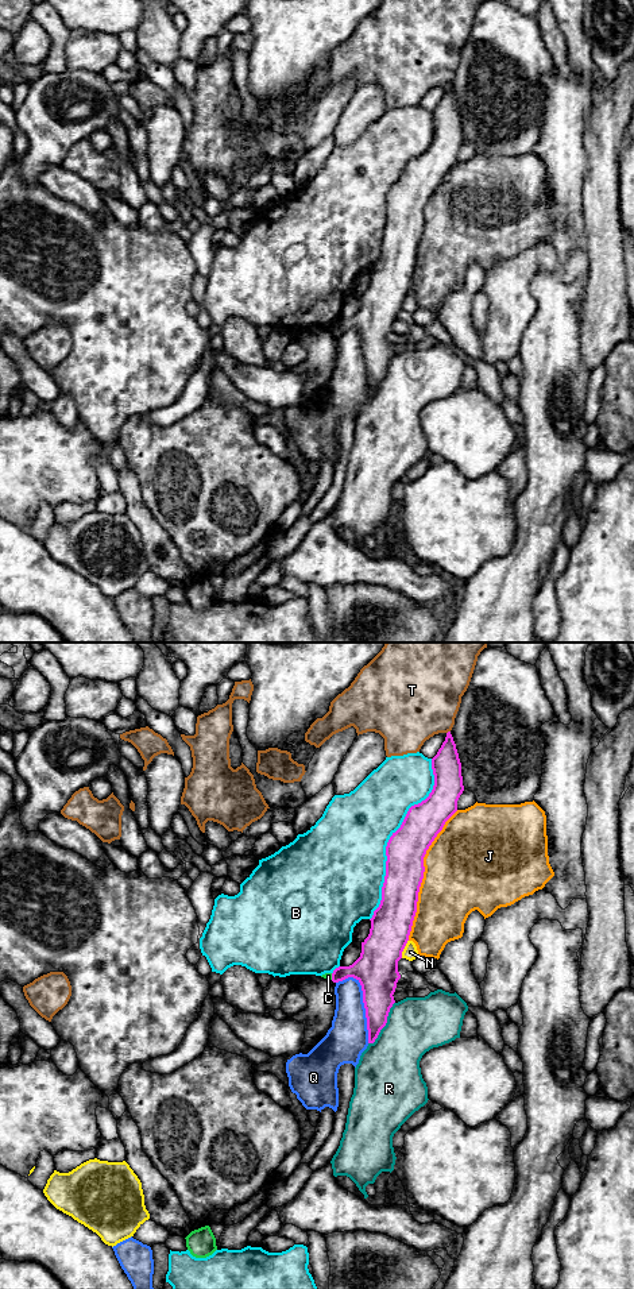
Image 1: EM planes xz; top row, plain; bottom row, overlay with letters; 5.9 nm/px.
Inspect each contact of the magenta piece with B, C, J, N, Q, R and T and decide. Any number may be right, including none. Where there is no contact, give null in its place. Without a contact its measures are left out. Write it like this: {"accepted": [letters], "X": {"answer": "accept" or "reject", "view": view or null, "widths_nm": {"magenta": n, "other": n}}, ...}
{"accepted": [], "B": {"answer": "reject", "view": "xz", "widths_nm": {"magenta": 240, "other": 440}}, "C": {"answer": "reject", "view": "xz", "widths_nm": {"magenta": 220, "other": 50}}, "J": {"answer": "reject", "view": "xz", "widths_nm": {"magenta": 240, "other": 480}}, "N": {"answer": "reject", "view": "xz", "widths_nm": {"magenta": 260, "other": 90}}, "Q": {"answer": "reject", "view": "xz", "widths_nm": {"magenta": 260, "other": 240}}, "R": {"answer": "reject", "view": "xz", "widths_nm": {"magenta": 200, "other": 340}}, "T": {"answer": "reject", "view": "xz", "widths_nm": {"magenta": 180, "other": 440}}}

